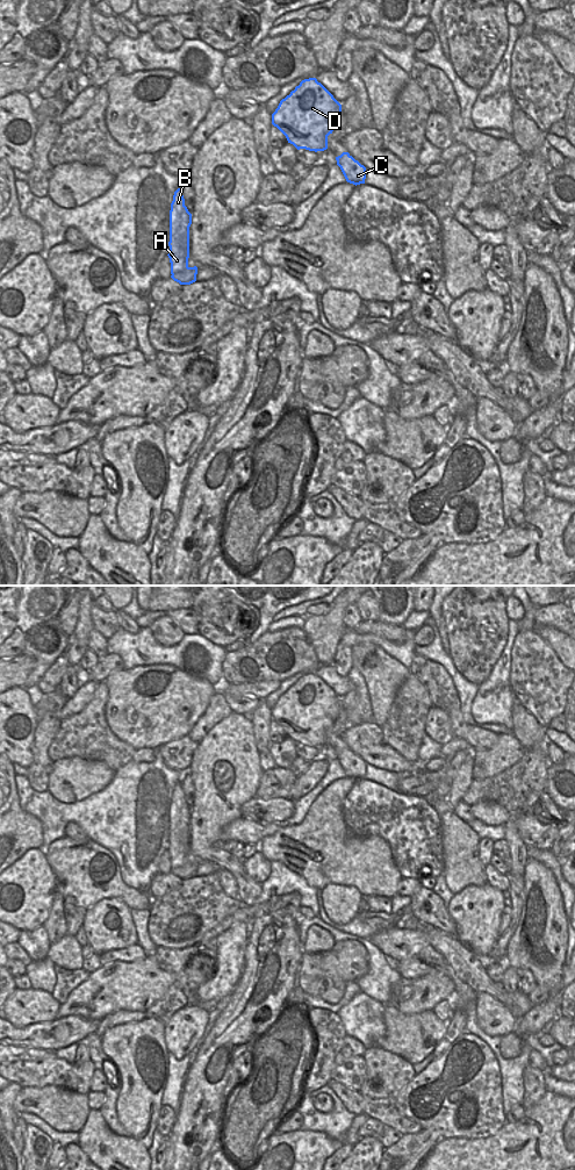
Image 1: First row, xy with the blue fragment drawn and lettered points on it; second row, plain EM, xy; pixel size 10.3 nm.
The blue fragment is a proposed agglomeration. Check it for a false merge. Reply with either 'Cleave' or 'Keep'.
Cleave.

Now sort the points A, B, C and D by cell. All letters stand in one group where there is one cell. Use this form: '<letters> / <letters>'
A B / C D

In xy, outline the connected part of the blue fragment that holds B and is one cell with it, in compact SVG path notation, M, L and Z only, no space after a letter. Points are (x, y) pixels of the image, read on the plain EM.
M182 784L174 787L170 805L170 846L171 869L182 867L188 862L189 853L189 821L192 809L185 801Z

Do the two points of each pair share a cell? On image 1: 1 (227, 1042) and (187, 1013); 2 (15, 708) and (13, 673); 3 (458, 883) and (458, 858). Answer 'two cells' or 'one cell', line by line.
1: two cells
2: two cells
3: one cell

